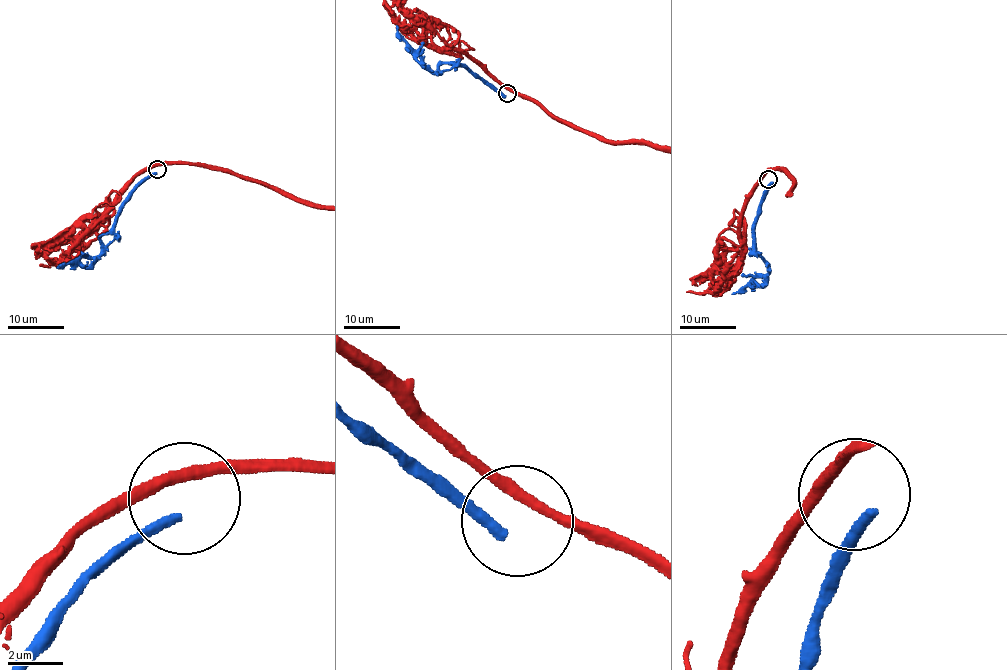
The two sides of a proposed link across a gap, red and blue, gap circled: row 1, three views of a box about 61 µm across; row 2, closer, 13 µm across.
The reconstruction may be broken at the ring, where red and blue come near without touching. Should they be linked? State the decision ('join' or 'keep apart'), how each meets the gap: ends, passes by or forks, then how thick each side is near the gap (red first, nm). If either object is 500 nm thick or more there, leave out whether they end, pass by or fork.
keep apart; red passes by; blue ends; calibres 400 and 360 nm

